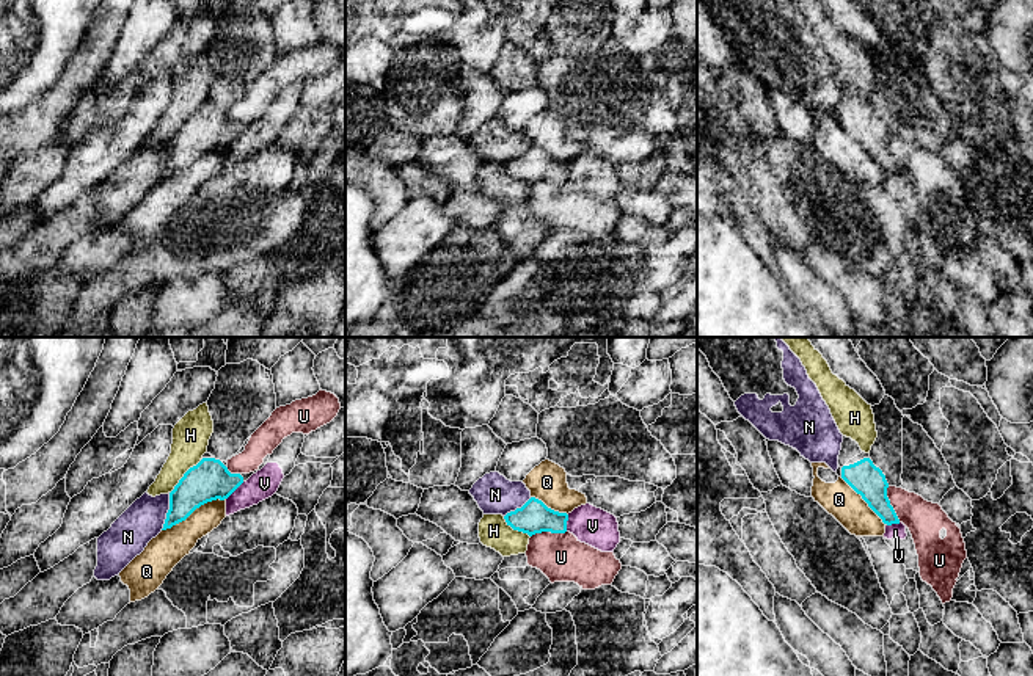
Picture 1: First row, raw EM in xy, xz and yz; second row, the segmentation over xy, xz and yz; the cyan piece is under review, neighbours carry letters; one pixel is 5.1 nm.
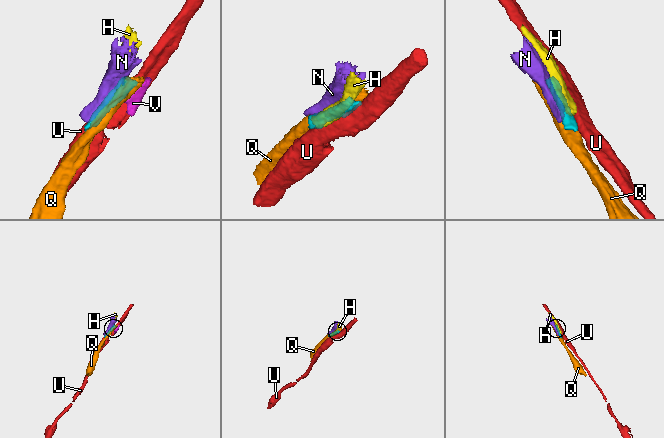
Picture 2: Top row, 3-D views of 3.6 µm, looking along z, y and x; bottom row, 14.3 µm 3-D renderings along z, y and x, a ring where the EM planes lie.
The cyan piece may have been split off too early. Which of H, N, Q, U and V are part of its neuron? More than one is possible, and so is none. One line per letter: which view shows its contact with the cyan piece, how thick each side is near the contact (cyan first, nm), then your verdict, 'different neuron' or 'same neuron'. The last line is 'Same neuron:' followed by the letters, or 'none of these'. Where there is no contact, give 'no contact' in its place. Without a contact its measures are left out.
H: xy | 200/190 nm | different neuron
N: xy | 200/200 nm | different neuron
Q: xy | 200/180 nm | different neuron
U: xz | 170/240 nm | different neuron
V: xy | 200/150 nm | different neuron
Same neuron: none of these

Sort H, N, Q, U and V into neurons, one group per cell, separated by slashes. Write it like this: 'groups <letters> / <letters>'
groups H / N / Q / U / V

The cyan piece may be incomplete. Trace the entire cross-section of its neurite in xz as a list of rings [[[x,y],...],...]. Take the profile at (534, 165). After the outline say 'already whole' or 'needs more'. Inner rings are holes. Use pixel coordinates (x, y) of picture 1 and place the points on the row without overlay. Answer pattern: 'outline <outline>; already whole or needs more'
outline [[[531,146],[521,157],[504,165],[507,174],[529,185],[542,180],[565,182],[567,162],[548,157],[542,149]]]; already whole

